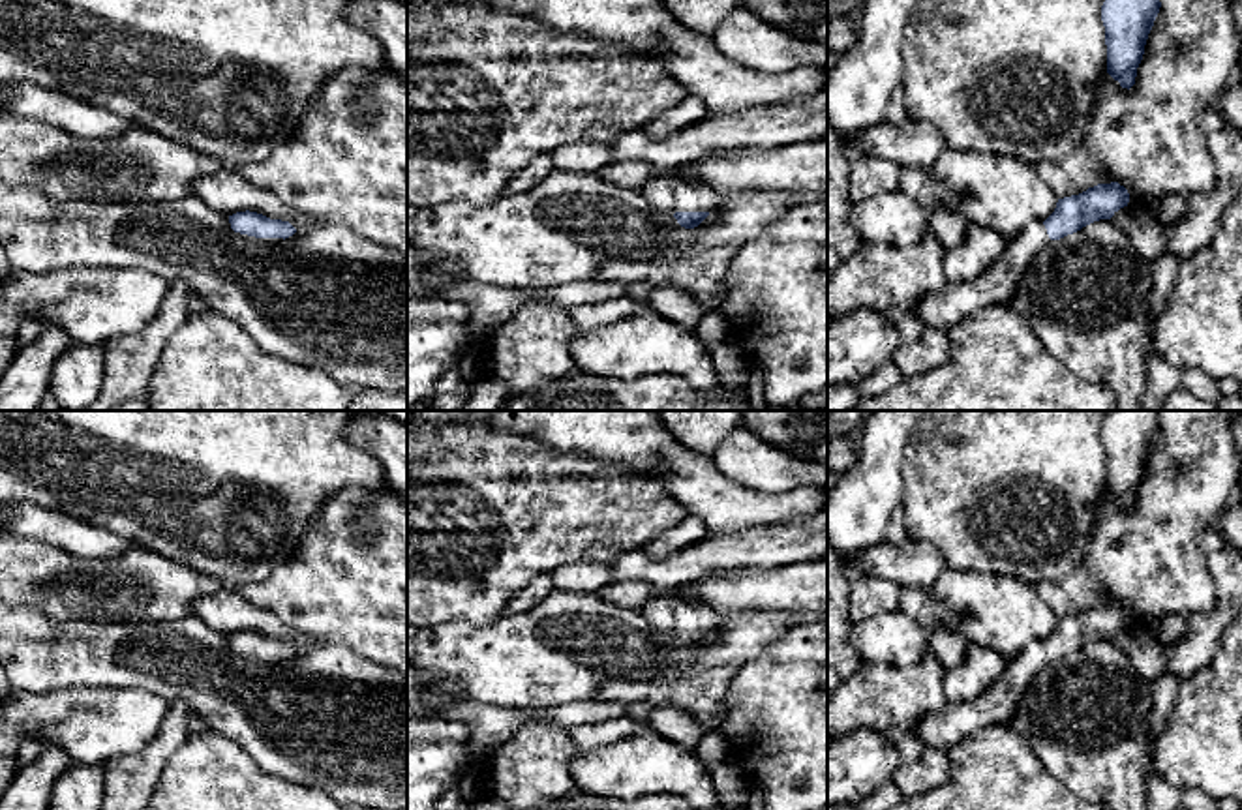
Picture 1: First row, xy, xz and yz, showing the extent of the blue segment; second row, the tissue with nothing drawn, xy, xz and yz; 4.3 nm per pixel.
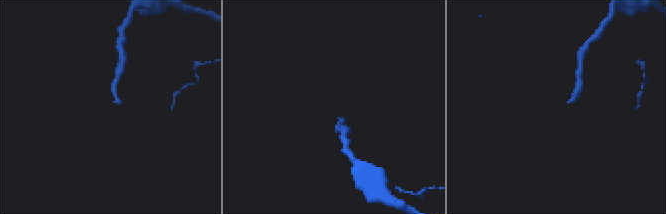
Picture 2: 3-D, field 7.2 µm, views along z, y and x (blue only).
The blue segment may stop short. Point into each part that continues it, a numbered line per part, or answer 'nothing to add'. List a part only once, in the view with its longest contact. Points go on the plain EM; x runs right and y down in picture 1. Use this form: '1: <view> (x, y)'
1: xz (668, 612)

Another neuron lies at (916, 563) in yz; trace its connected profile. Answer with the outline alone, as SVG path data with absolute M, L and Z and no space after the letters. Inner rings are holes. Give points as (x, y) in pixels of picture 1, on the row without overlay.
M886 540L857 555L863 572L902 587L931 589L947 568L942 551L929 540L906 540L893 546Z

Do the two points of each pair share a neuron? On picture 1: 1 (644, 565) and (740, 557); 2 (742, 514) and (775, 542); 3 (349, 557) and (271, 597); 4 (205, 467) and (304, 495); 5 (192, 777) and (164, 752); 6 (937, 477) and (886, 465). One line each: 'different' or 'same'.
1: same
2: different
3: same
4: same
5: different
6: different

